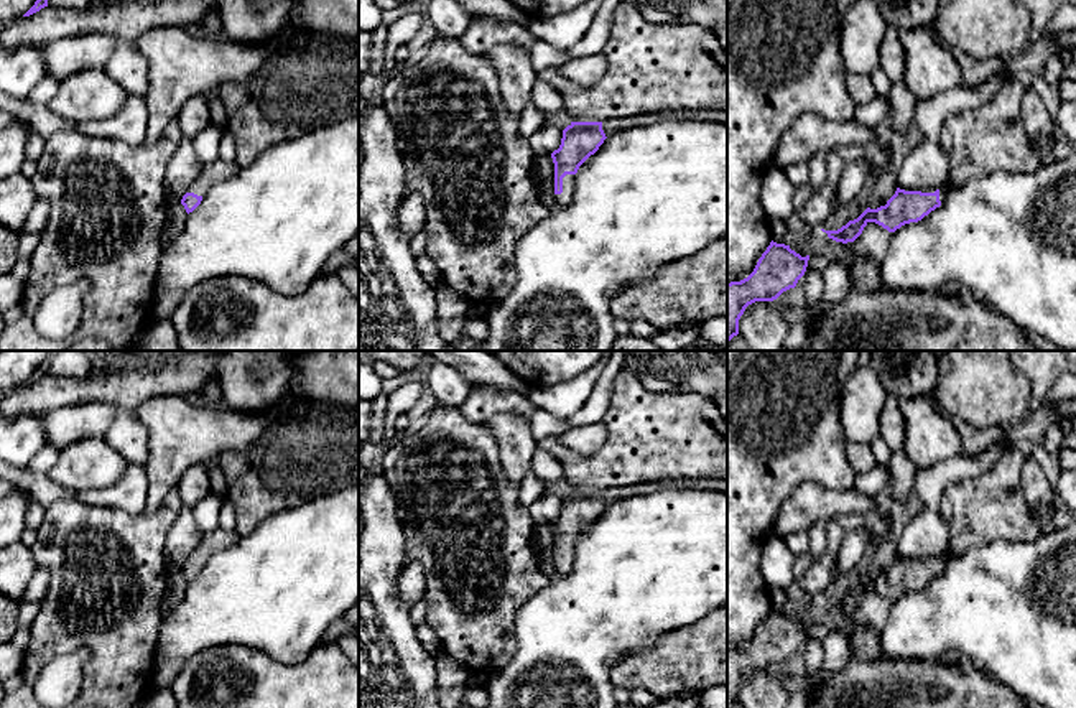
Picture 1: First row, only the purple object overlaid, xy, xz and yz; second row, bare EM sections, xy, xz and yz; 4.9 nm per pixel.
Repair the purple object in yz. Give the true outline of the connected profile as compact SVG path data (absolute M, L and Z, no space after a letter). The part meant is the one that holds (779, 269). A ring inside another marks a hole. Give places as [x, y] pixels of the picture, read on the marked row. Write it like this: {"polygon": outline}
{"polygon": "M772 240L747 278L727 283L727 342L739 334L745 308L755 301L773 301L795 288L808 260L809 255L801 257L790 245Z"}

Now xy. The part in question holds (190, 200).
{"polygon": "M220 160L204 165L199 178L191 184L181 199L186 212L192 212L201 204L202 198L212 184L229 179L235 175L237 170L237 165L224 163Z"}

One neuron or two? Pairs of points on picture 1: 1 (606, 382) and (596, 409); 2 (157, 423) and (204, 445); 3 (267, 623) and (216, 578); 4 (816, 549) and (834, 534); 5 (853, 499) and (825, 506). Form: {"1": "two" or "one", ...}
{"1": "one", "2": "one", "3": "one", "4": "two", "5": "one"}

